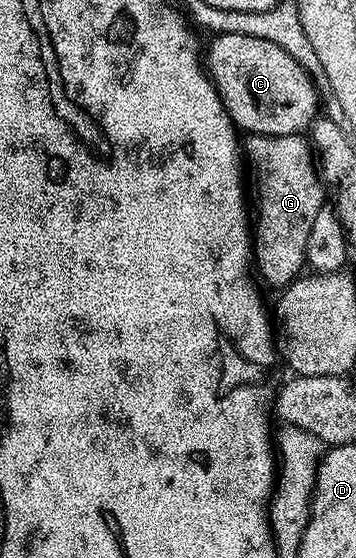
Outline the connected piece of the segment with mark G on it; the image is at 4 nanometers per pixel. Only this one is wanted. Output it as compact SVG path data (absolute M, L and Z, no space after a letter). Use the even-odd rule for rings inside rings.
M250 134L244 140L248 176L254 179L252 208L256 215L252 220L252 260L257 275L262 275L275 290L289 284L307 267L305 248L308 236L315 225L316 214L328 200L327 193L326 196L322 193L324 184L316 171L311 145L302 139L301 135Z

